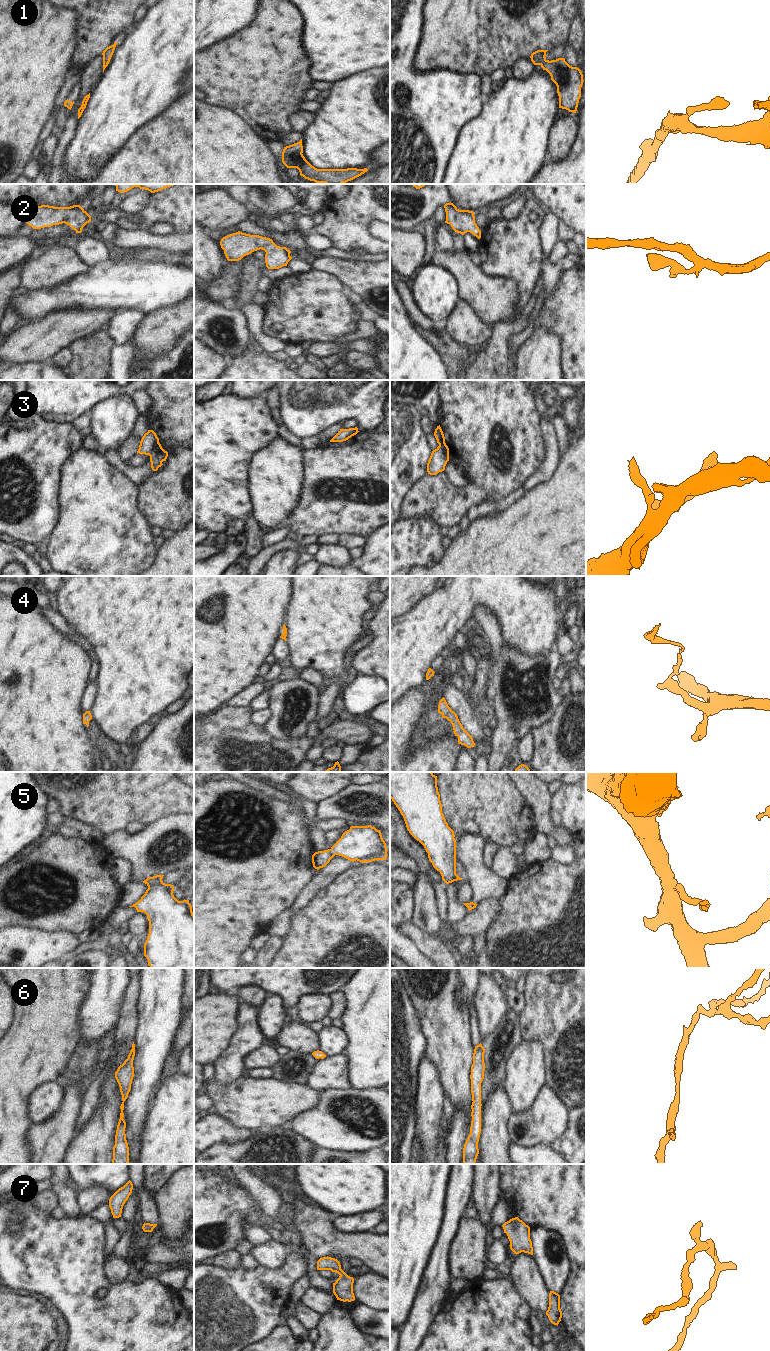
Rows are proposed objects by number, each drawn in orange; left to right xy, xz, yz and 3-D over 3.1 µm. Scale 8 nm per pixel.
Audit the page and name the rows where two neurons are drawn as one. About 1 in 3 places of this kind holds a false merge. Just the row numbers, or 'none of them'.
3

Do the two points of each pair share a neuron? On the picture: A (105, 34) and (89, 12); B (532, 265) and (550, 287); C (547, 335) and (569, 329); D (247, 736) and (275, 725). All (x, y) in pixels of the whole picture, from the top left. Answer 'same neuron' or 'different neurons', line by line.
A: same neuron
B: different neurons
C: different neurons
D: different neurons

